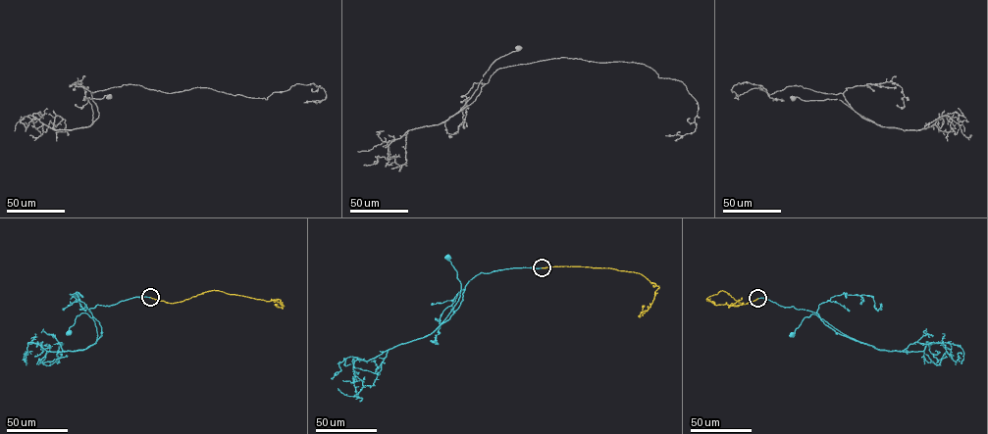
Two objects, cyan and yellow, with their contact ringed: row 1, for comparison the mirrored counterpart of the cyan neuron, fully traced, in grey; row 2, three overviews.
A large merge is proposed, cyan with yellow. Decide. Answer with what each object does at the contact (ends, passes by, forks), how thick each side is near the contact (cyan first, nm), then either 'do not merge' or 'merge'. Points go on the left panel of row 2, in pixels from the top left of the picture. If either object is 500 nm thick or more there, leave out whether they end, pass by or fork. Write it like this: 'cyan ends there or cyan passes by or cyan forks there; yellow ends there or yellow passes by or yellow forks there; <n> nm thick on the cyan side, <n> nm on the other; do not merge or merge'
cyan ends there; yellow ends there; 200 nm thick on the cyan side, 190 nm on the other; do not merge

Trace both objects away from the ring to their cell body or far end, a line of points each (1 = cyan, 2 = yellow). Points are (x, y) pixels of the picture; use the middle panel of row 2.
1: (542, 267), (481, 272), (466, 285), (460, 306), (440, 325), (460, 296), (461, 284), (448, 257)
2: (542, 267), (581, 266), (640, 273), (658, 286), (650, 307), (643, 314)

